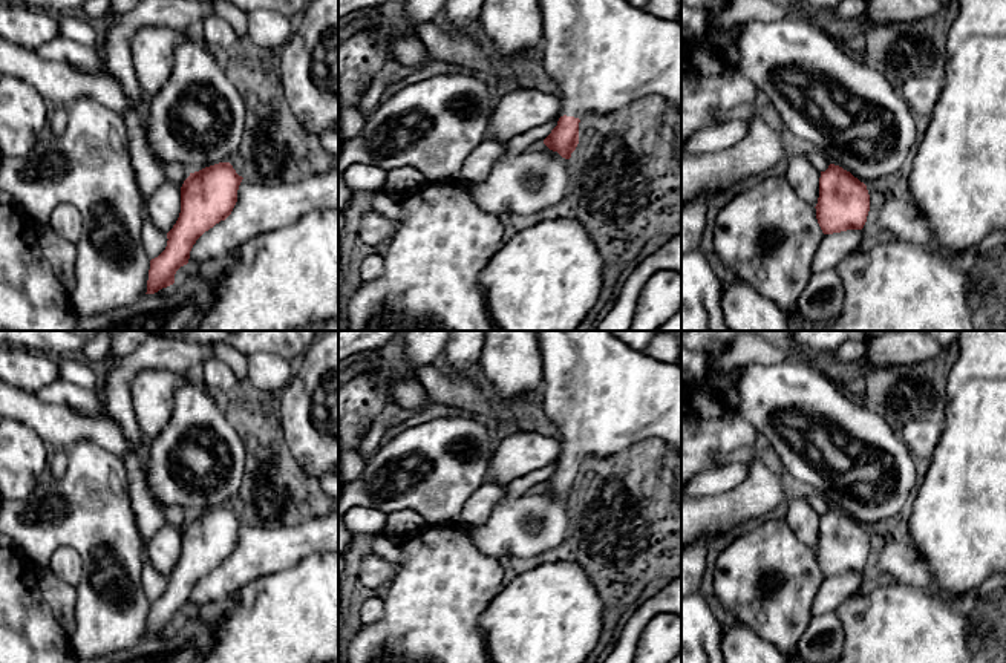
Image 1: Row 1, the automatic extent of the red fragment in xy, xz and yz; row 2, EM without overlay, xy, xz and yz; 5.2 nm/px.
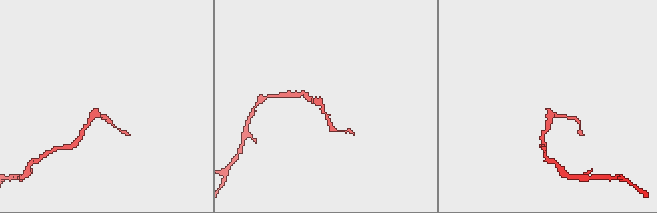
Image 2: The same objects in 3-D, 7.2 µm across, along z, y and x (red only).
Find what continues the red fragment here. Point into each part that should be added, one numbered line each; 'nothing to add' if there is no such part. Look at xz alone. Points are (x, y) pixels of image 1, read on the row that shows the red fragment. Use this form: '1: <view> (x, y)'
1: xz (604, 54)

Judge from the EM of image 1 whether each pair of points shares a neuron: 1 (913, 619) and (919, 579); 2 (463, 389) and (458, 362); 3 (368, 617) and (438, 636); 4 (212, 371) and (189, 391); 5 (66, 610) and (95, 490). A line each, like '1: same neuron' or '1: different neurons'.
1: different neurons
2: different neurons
3: different neurons
4: different neurons
5: different neurons

